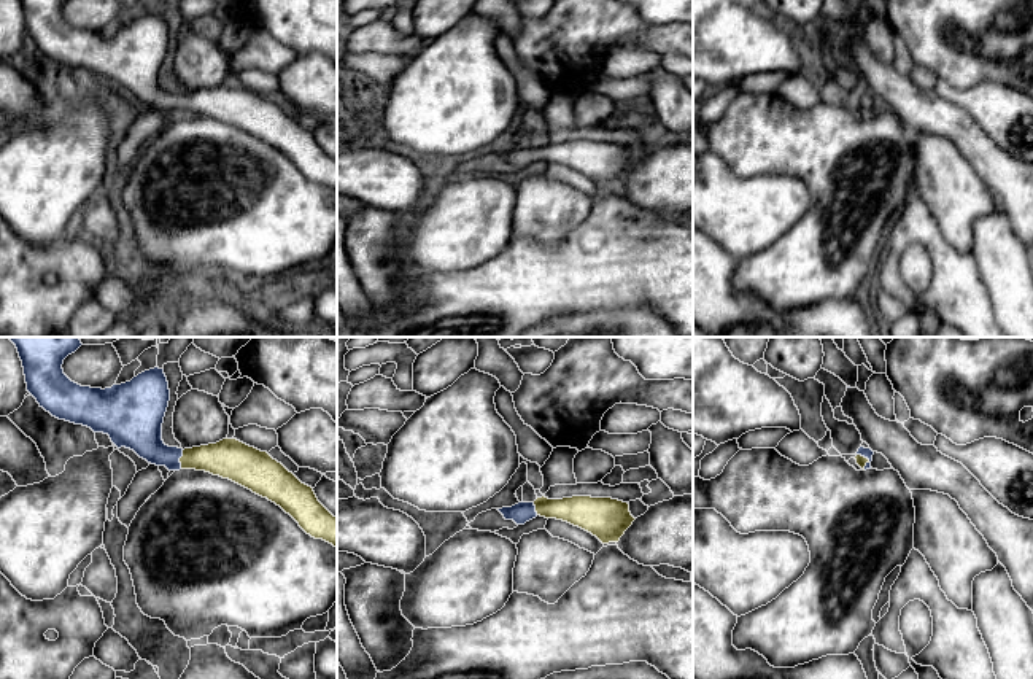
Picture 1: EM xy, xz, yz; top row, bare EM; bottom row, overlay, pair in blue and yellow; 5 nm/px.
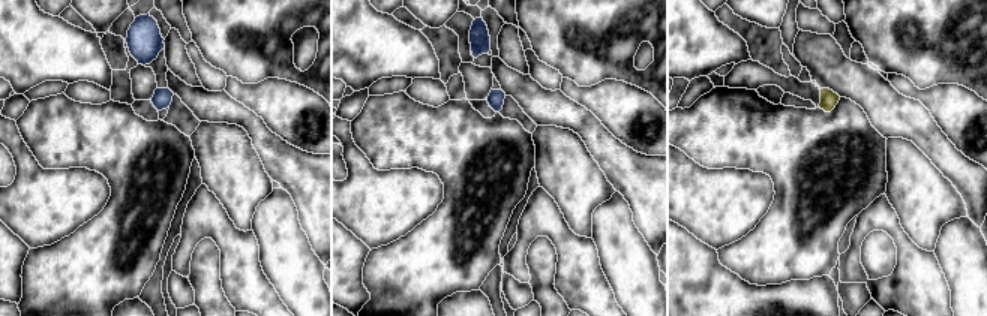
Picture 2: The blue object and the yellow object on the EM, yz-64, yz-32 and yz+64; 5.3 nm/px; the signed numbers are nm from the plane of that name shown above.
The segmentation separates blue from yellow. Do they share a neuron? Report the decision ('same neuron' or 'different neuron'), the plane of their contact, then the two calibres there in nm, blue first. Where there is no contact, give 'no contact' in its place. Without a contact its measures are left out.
same neuron; contact in xy; calibres 220 and 200 nm

